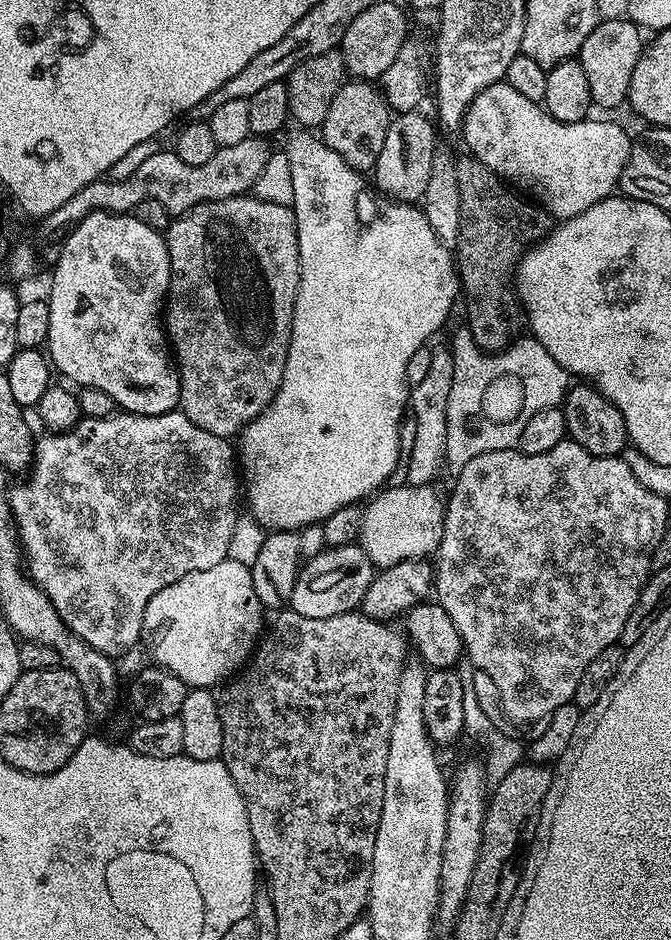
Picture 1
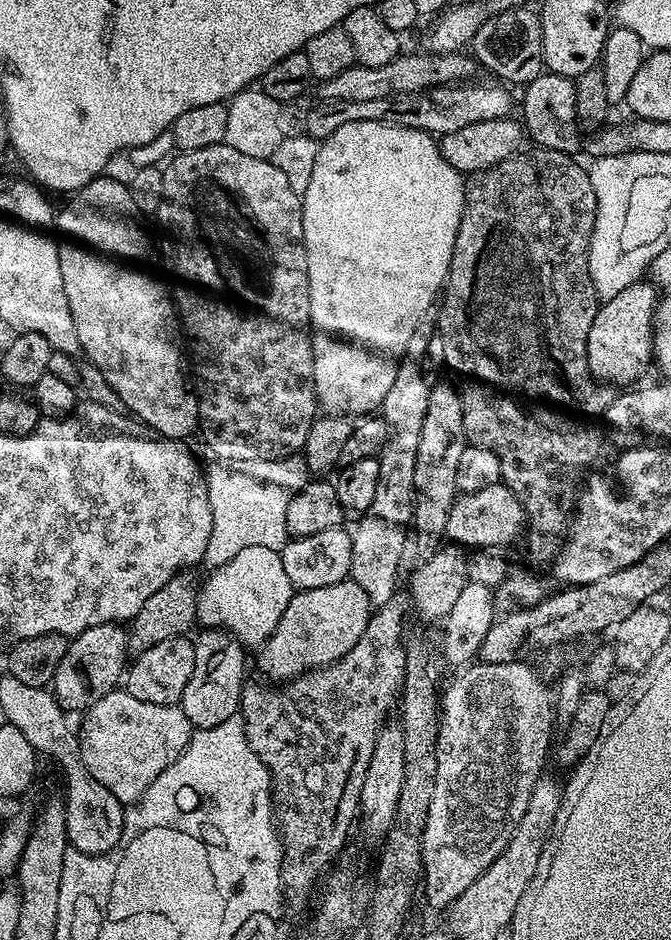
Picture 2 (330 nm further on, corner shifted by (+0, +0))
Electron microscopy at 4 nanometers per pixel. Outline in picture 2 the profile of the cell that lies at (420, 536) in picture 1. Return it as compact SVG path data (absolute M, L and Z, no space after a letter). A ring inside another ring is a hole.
M503 484L486 486L486 490L457 495L450 510L447 539L468 550L496 550L508 544L526 528L526 509L508 487Z

